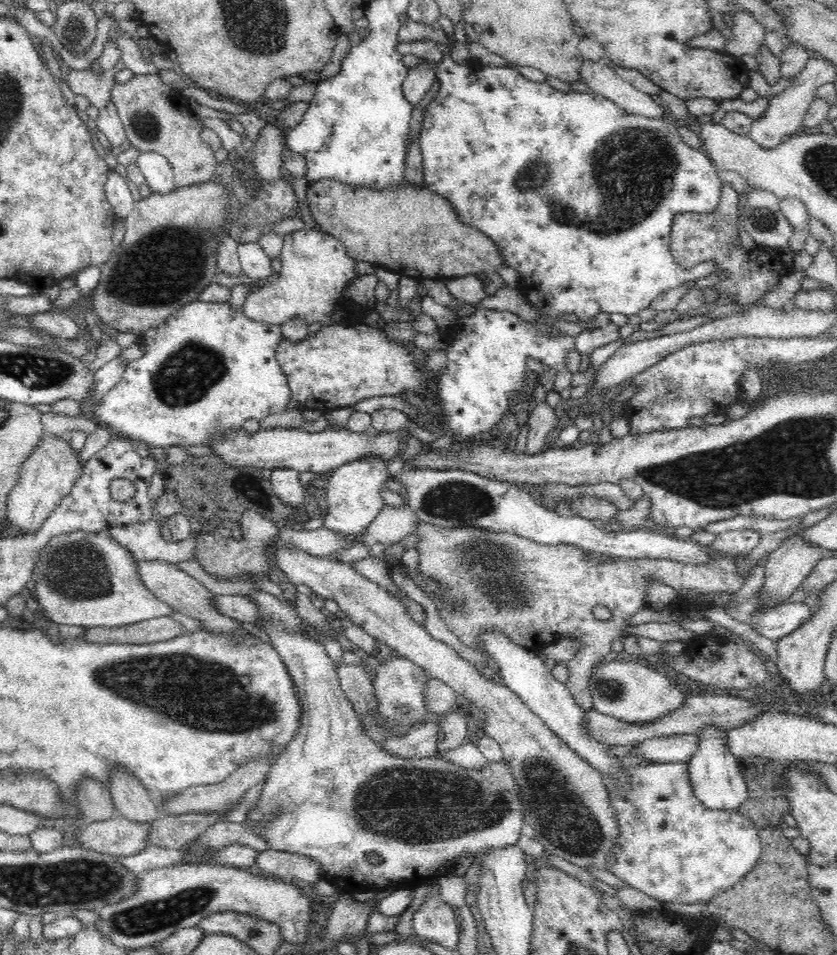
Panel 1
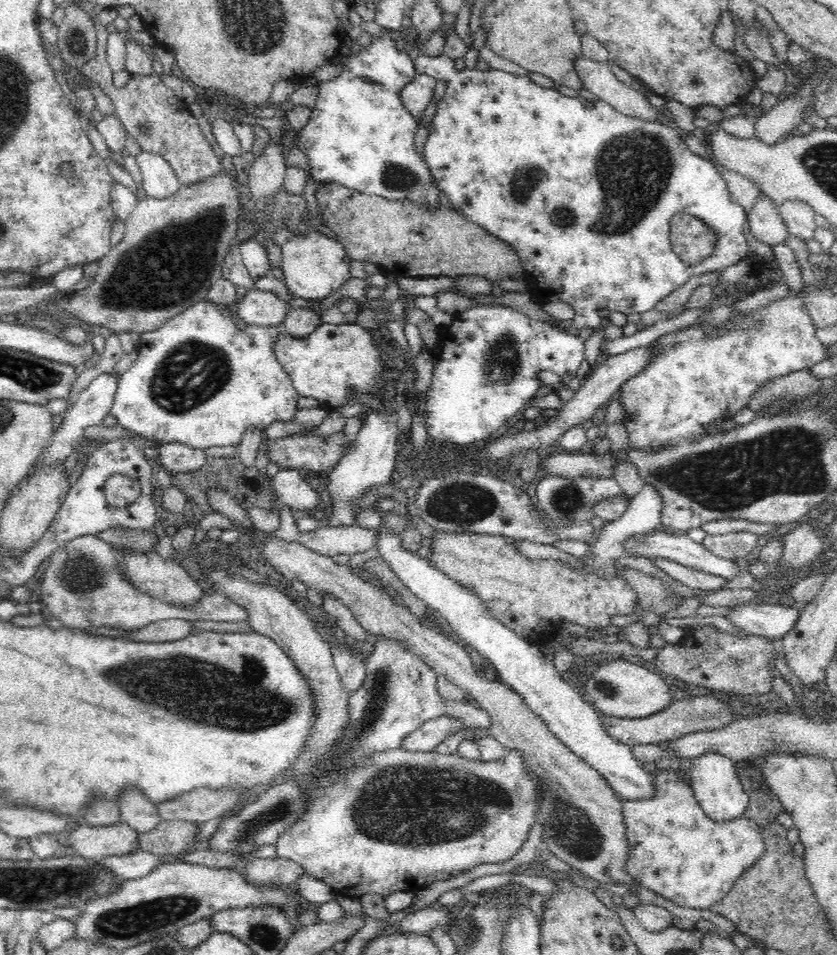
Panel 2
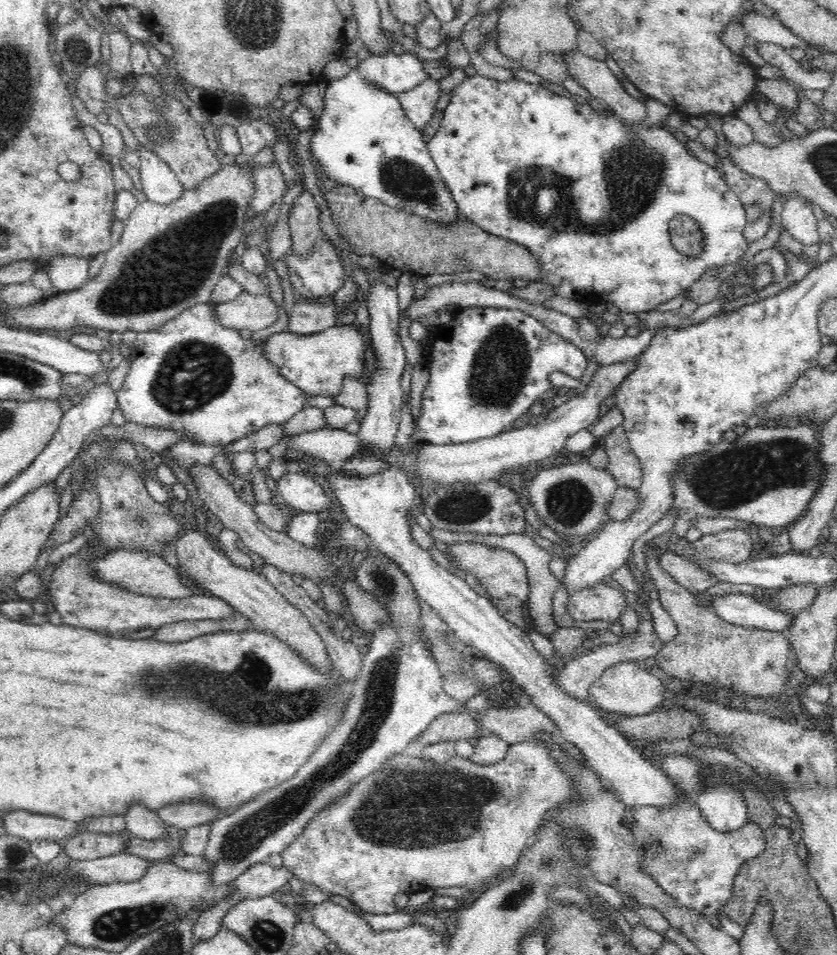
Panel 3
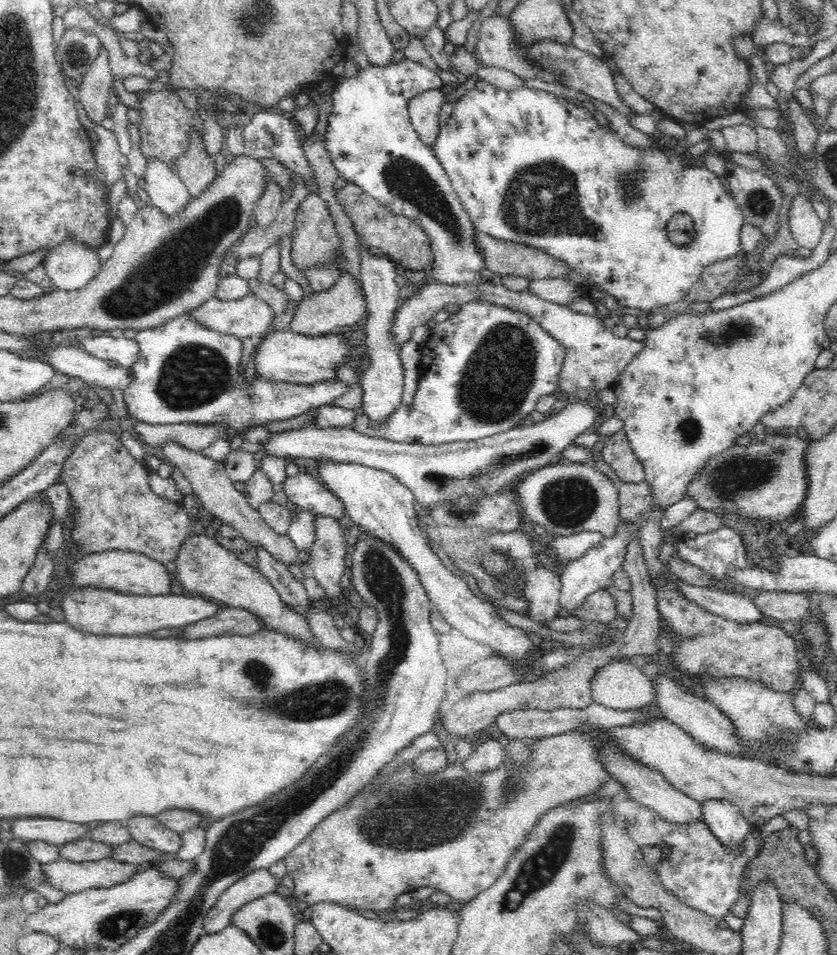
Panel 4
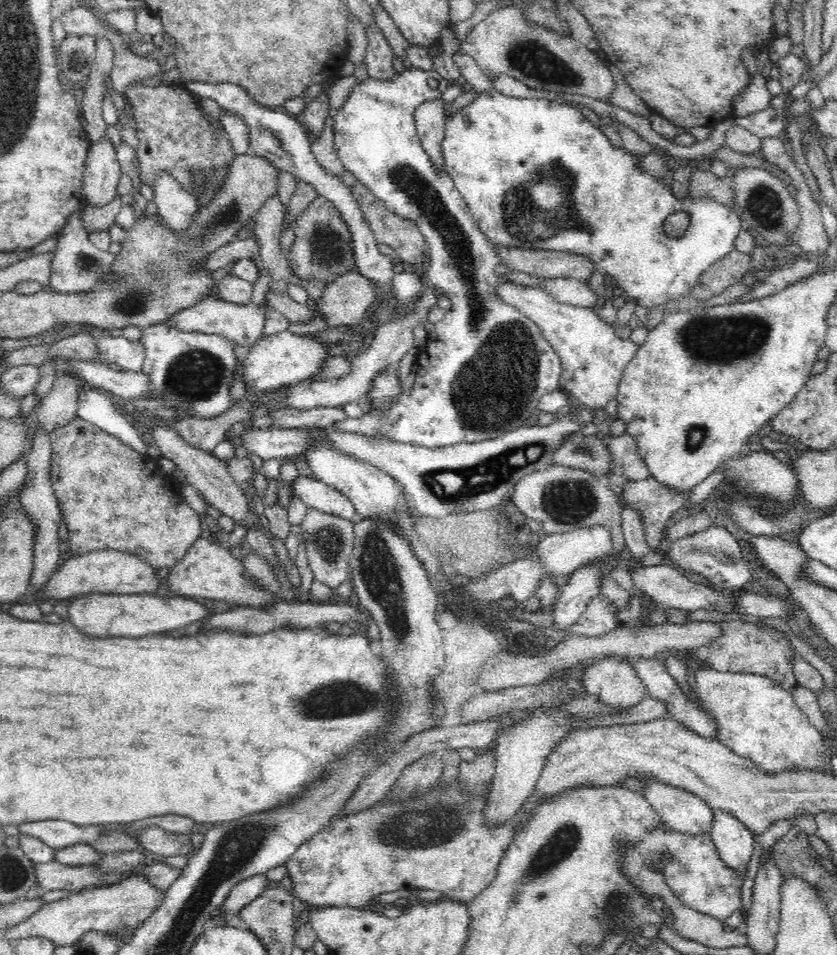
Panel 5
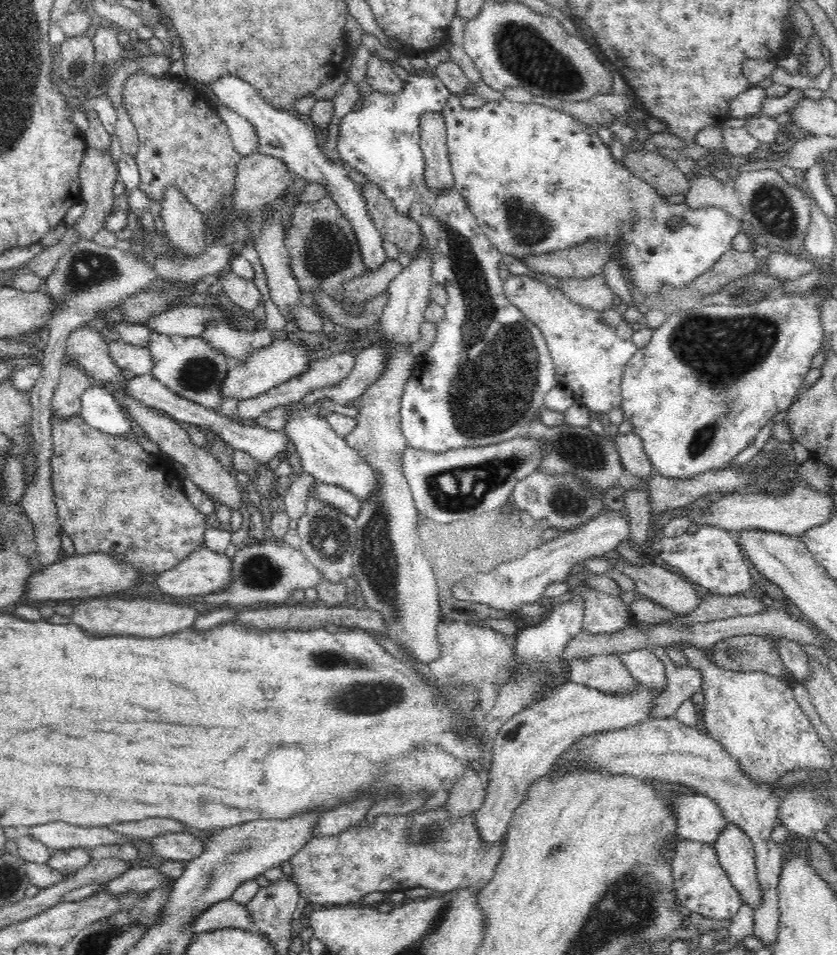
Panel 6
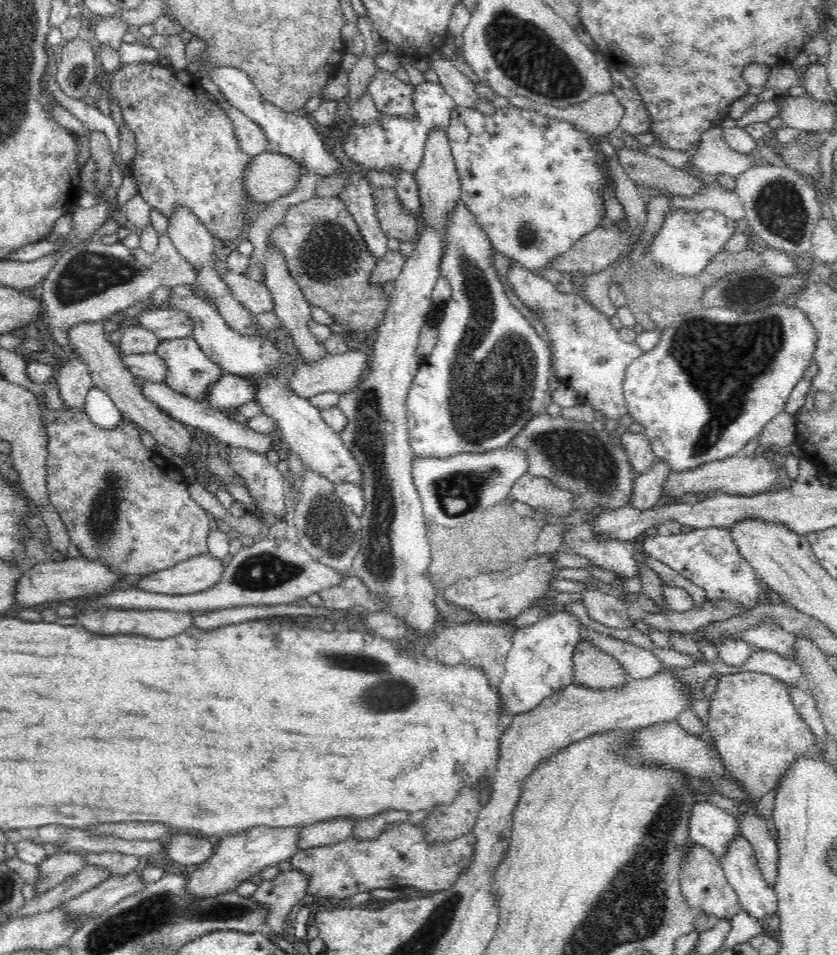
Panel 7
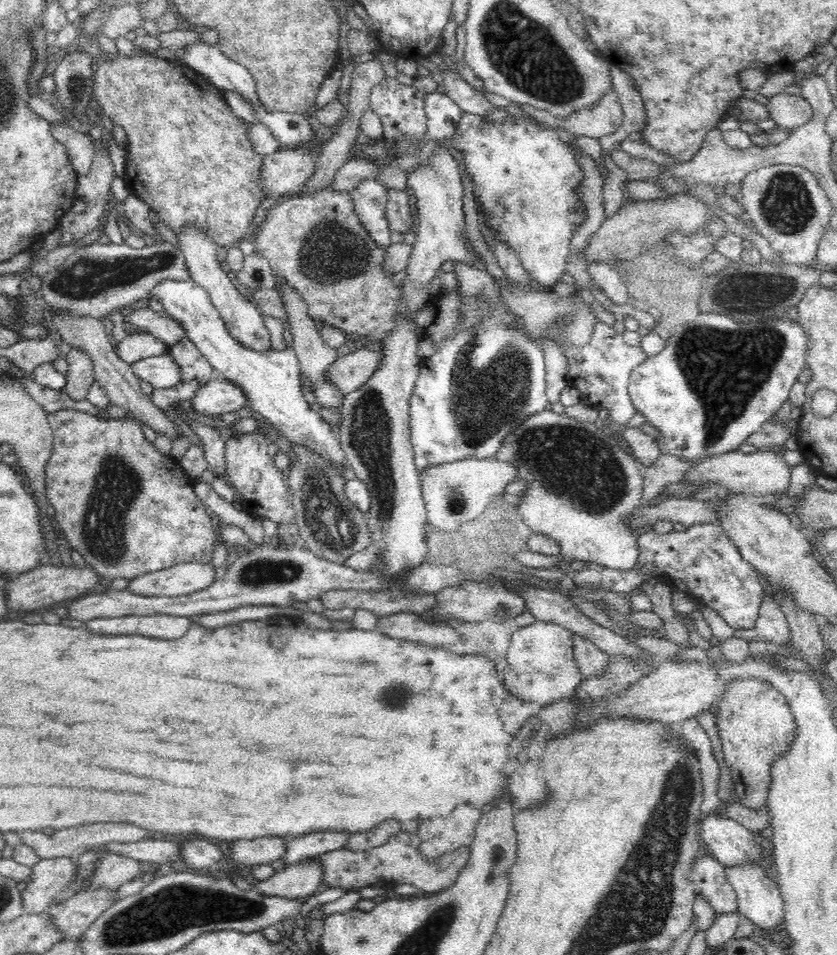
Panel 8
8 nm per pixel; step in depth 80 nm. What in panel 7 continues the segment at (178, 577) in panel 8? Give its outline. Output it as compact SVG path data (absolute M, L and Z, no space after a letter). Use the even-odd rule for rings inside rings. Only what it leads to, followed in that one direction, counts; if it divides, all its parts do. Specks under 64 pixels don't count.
M209 555L194 556L164 571L148 573L136 589L158 594L187 595L213 587L224 572L224 564Z

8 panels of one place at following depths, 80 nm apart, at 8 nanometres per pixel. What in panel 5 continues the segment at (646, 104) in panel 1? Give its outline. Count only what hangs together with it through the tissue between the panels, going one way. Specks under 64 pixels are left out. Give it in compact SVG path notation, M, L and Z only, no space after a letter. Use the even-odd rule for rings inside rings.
M521 4L488 12L486 18L468 32L459 48L476 60L489 79L507 74L527 87L538 89L540 86L554 95L566 92L607 102L616 86L610 69L593 50L571 36L560 35L550 27L542 27L526 19L524 5Z

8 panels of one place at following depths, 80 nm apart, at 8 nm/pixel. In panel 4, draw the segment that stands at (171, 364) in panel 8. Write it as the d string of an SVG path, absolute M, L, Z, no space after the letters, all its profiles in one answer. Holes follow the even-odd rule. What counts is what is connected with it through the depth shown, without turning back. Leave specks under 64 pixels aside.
M110 336L86 337L81 341L82 348L92 356L102 360L116 360L117 364L127 369L132 369L136 364L140 347L136 339L128 339L125 336L114 338Z

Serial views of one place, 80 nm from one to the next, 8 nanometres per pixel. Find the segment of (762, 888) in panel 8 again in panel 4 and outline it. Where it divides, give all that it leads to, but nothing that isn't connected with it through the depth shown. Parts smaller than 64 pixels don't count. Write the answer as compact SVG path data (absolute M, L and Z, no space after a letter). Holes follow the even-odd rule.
M708 800L702 805L702 816L712 834L731 852L740 854L751 824L742 816L738 805L728 801Z

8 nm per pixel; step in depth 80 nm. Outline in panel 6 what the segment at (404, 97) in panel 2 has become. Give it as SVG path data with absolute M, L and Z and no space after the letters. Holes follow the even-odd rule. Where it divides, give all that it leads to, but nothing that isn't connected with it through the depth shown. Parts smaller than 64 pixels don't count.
M424 112L420 120L420 140L426 170L426 187L434 193L455 187L448 158L447 132L441 112Z

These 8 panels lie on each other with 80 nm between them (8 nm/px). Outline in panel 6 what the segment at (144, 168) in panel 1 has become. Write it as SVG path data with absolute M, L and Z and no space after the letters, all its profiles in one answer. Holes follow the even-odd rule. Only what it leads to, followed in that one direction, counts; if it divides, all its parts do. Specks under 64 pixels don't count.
M172 185L165 191L161 217L166 236L180 253L192 259L209 250L205 218Z

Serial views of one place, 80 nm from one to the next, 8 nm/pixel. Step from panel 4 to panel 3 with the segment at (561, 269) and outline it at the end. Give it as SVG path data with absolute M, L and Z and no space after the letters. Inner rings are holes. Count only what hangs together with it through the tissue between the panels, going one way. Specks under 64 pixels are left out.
M340 184L326 192L324 198L341 237L348 240L355 258L373 255L380 259L381 264L389 264L400 274L412 273L423 277L477 270L494 280L514 281L519 278L538 281L540 278L542 269L539 260L530 250L510 240L490 235L466 218L454 225L428 223L418 215L403 209L392 209L380 200Z

